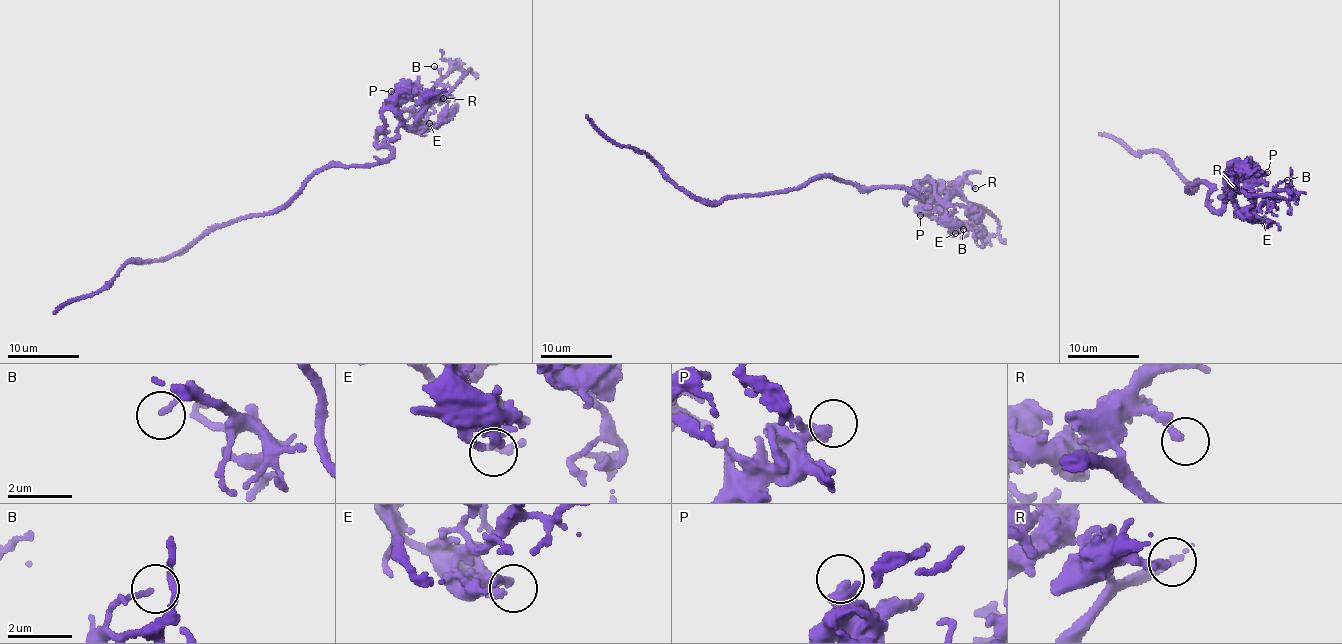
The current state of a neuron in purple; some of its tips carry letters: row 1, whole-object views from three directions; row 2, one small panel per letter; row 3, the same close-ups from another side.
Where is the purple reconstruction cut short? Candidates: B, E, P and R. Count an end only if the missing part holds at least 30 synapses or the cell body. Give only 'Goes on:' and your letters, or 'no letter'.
Goes on: no letter

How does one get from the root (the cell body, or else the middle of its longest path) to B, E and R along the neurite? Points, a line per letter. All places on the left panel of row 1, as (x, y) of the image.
B: (285, 205), (319, 170), (385, 162), (398, 127), (418, 130), (426, 117), (440, 77), (434, 66)
E: (285, 205), (319, 170), (379, 164), (389, 157), (386, 142), (397, 137), (398, 127), (418, 130), (429, 123)
R: (285, 205), (319, 170), (385, 162), (391, 152), (386, 142), (398, 127), (415, 122), (428, 98), (443, 98)

